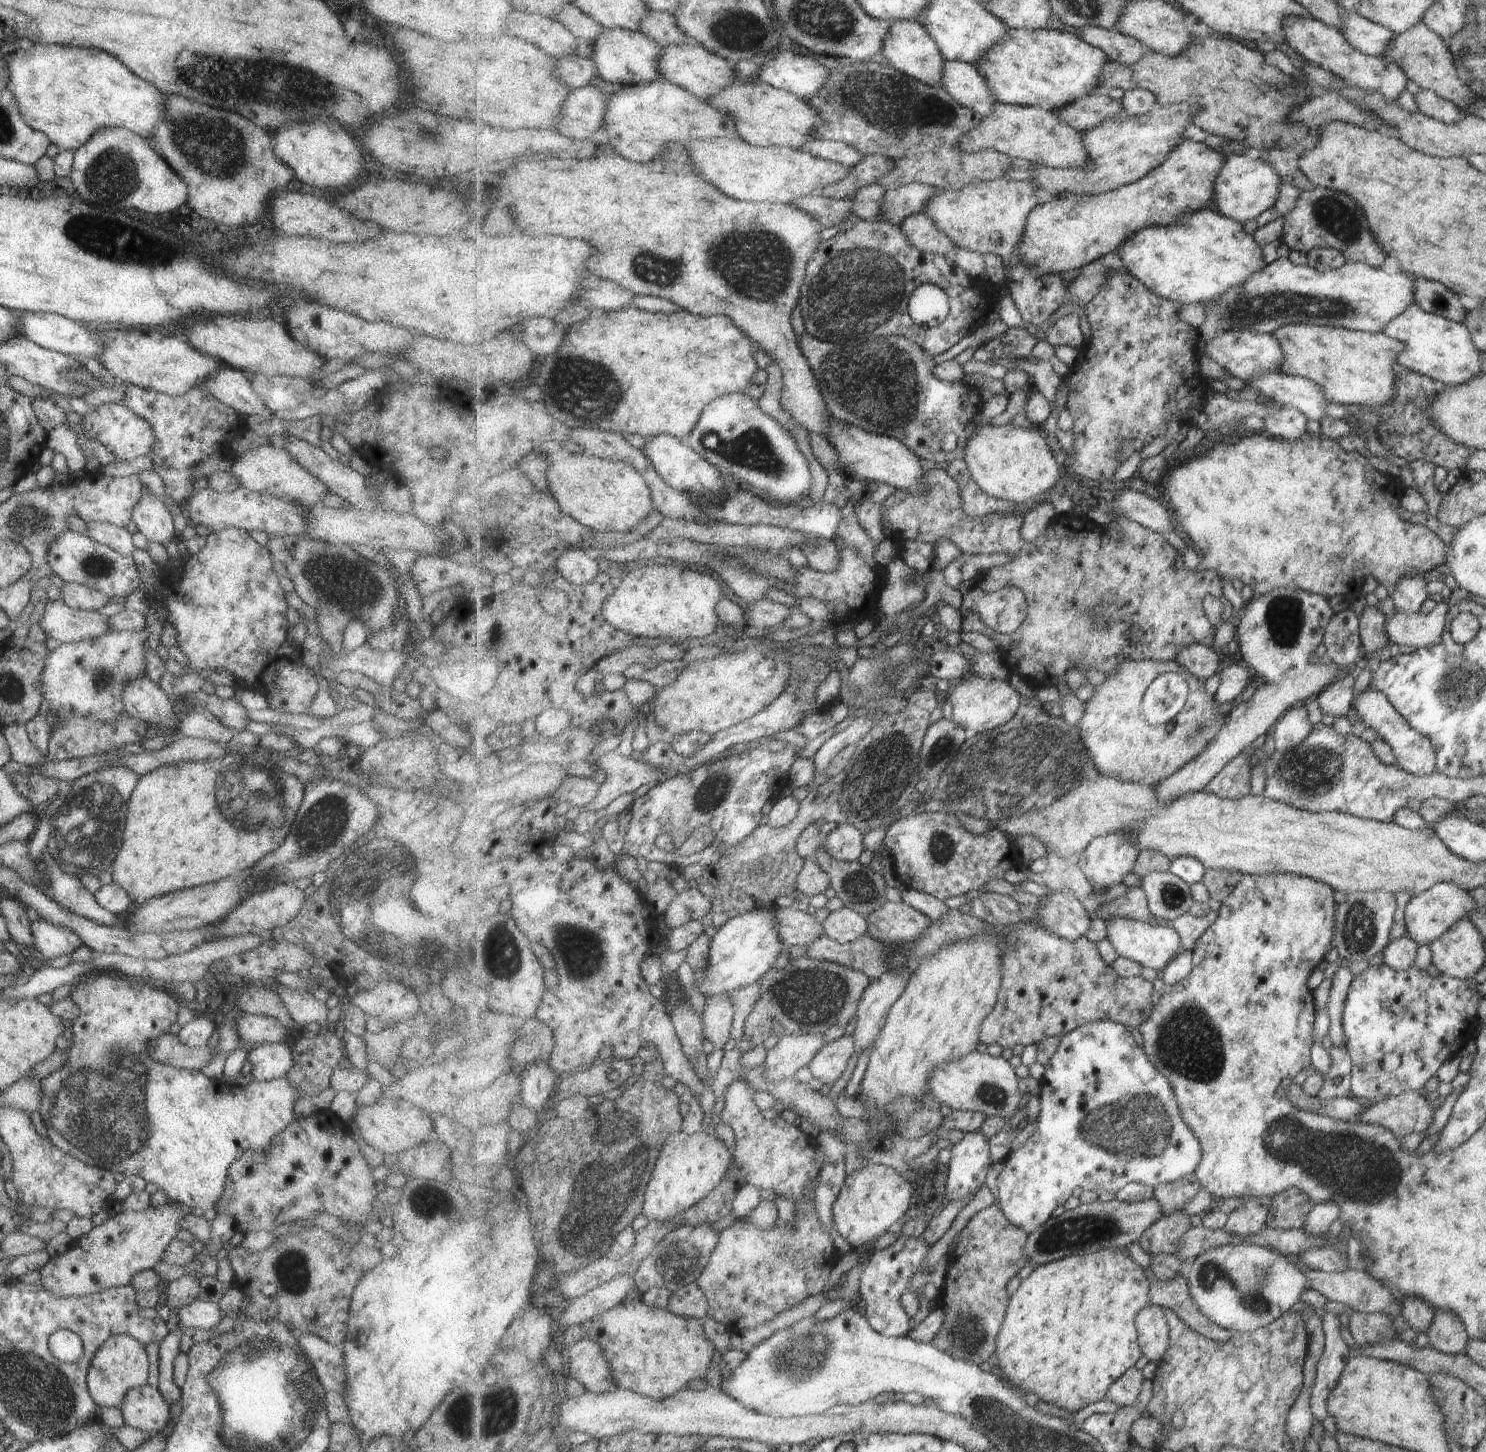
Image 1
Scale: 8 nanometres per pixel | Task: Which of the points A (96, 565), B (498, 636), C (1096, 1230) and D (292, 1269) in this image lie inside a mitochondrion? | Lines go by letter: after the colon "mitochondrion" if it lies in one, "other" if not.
A: mitochondrion
B: mitochondrion
C: mitochondrion
D: mitochondrion

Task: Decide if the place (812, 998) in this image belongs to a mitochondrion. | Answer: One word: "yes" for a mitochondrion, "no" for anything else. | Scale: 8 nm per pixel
yes

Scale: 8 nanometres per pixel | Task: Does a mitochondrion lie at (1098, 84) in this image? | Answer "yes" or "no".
no

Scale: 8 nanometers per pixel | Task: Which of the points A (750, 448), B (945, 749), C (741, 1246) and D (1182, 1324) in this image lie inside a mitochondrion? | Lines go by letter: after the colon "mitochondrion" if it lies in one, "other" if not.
A: mitochondrion
B: mitochondrion
C: other
D: other

